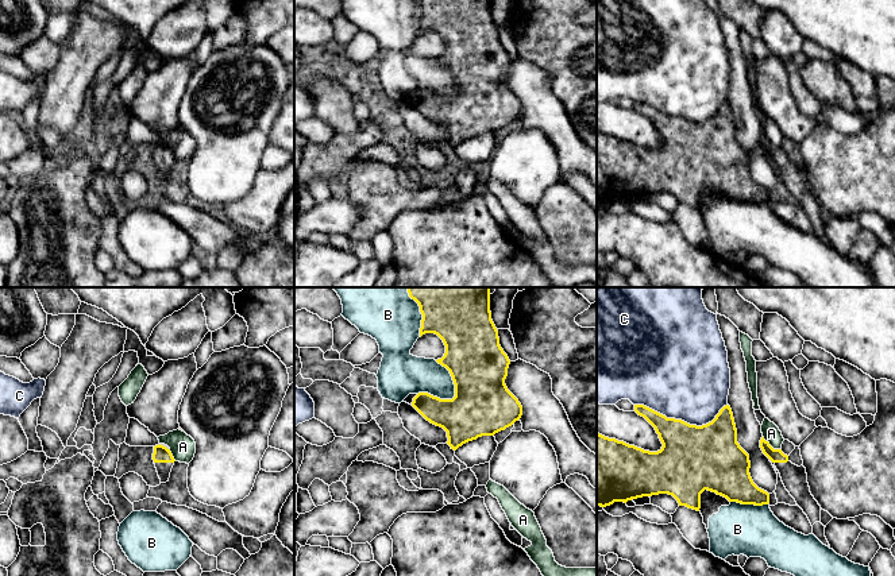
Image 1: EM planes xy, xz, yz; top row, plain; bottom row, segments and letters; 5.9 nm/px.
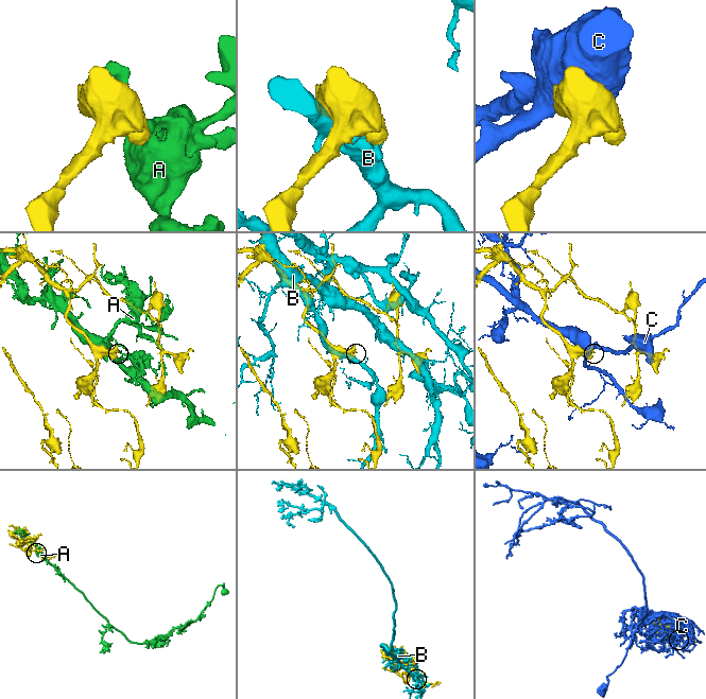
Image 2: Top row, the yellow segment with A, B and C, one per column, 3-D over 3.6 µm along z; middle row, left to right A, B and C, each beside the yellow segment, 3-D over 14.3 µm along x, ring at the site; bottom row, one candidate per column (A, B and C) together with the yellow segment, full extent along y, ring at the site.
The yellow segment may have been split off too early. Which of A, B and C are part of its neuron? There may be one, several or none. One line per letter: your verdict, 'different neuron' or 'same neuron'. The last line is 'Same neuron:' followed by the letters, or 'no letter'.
A: different neuron
B: different neuron
C: different neuron
Same neuron: no letter

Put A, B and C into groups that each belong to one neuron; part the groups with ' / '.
A / B / C

